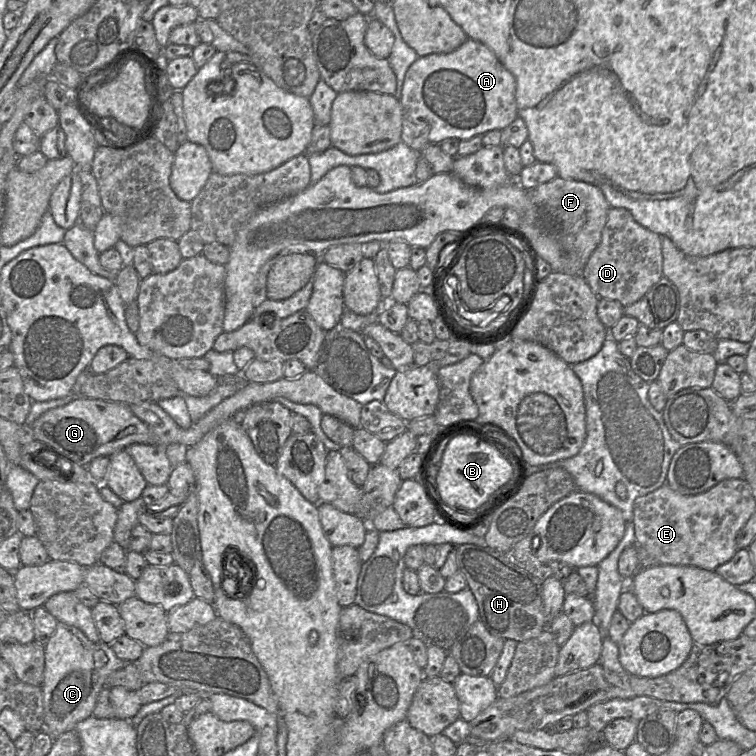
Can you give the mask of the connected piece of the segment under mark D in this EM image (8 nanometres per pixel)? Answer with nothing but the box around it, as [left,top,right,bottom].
[582,207,663,307]

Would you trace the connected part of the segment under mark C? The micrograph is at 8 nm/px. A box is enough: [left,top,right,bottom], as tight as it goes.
[42,622,133,739]

